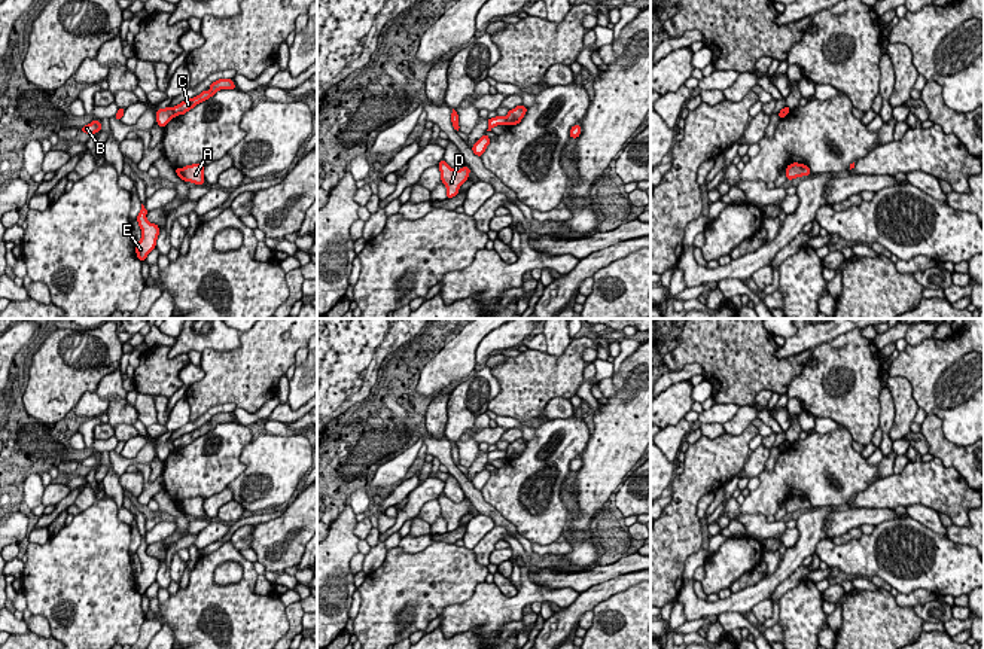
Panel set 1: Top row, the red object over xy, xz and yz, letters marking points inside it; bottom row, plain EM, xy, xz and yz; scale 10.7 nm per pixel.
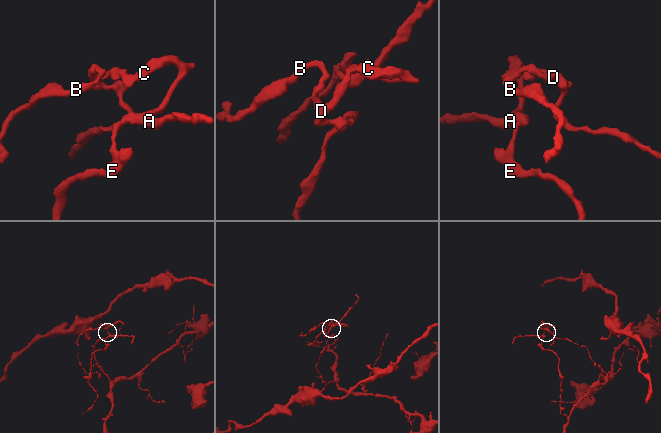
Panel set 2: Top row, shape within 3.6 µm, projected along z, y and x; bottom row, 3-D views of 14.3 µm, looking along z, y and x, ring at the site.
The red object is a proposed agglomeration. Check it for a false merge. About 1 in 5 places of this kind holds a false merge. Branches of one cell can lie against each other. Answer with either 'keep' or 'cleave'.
cleave

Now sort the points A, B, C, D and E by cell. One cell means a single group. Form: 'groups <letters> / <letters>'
groups A C E / B D

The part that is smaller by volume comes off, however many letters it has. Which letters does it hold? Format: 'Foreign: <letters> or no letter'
Foreign: A, C, E

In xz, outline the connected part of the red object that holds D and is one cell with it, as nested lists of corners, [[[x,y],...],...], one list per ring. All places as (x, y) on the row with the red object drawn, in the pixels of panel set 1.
[[[444,159],[439,161],[438,167],[441,171],[441,182],[447,186],[447,198],[456,196],[460,186],[467,182],[470,168],[463,167],[461,170],[454,170]]]

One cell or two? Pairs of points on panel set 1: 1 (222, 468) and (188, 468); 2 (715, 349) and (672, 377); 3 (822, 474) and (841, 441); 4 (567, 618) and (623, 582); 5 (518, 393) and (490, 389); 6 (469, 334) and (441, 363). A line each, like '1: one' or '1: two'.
1: one
2: two
3: one
4: one
5: two
6: one

